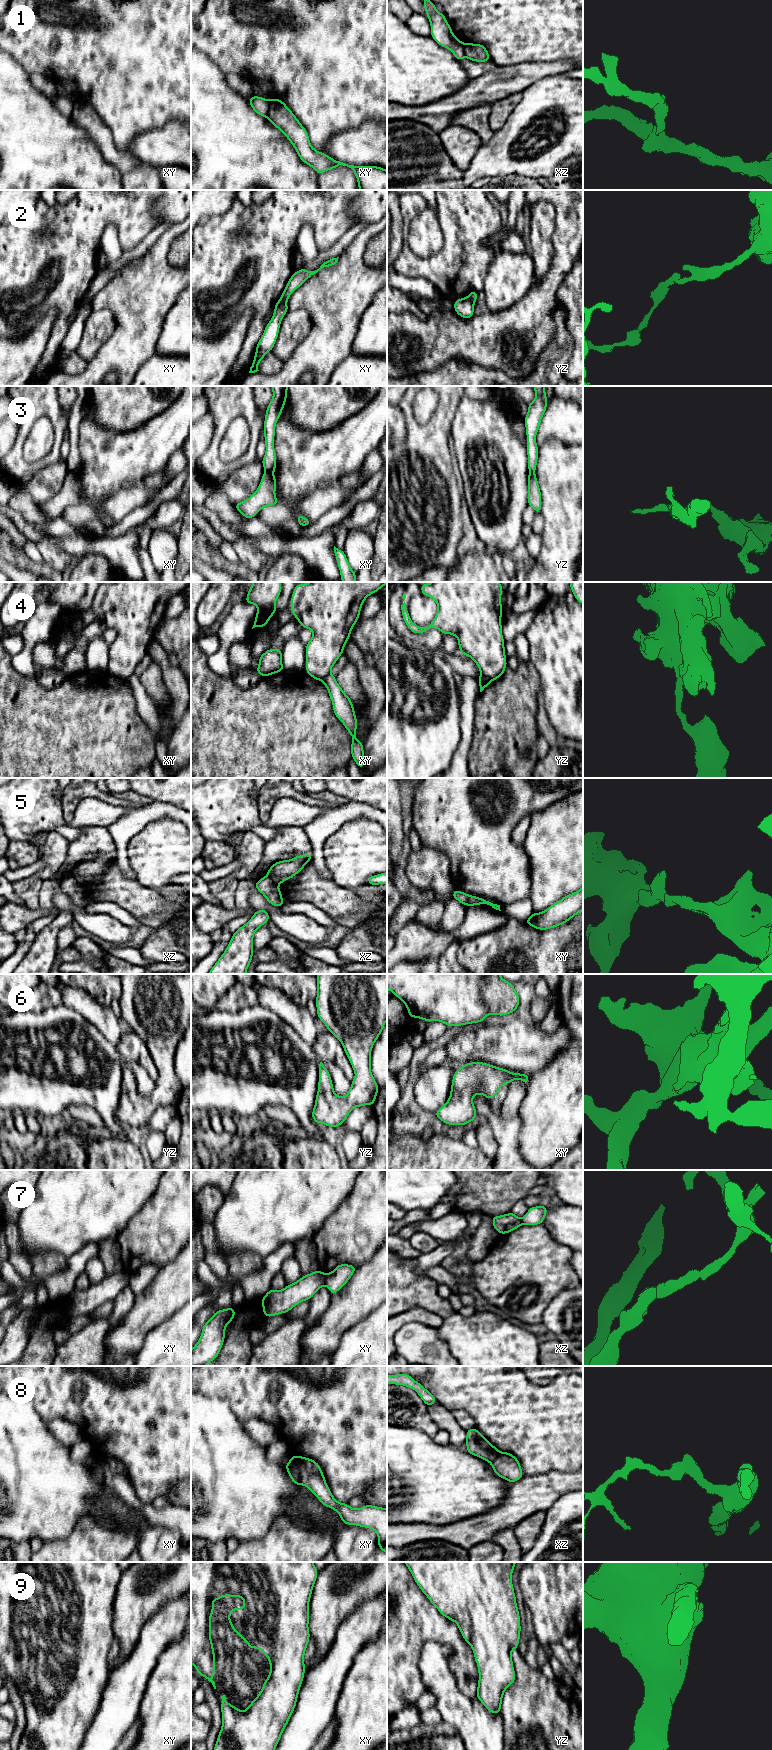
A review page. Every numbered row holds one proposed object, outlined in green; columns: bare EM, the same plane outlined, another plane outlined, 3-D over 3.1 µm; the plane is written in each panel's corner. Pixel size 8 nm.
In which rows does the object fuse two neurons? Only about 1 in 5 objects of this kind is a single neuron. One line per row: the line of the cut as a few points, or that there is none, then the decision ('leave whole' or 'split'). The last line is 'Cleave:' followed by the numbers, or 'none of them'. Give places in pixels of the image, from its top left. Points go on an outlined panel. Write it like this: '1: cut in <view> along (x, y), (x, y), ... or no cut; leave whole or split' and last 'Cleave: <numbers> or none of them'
1: cut in xy along (270, 100), (268, 112), (265, 116); split
2: cut in xy along (279, 299), (286, 301); split
3: cut in xy along (265, 471), (271, 473); split
4: cut in yz along (481, 674), (490, 681); split
5: cut in xz along (267, 875), (277, 885); split
6: no cut; leave whole
7: cut in xy along (326, 1274), (324, 1284); split
8: cut in xy along (291, 1459), (296, 1465), (301, 1484); split
9: no cut; leave whole
Cleave: 1, 2, 3, 4, 5, 7, 8

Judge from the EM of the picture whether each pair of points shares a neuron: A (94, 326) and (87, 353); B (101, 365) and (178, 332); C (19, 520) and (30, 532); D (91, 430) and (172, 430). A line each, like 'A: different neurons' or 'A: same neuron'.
A: same neuron
B: different neurons
C: same neuron
D: same neuron

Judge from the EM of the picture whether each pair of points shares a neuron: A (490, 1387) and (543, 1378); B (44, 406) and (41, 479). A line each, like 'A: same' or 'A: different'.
A: different
B: different

